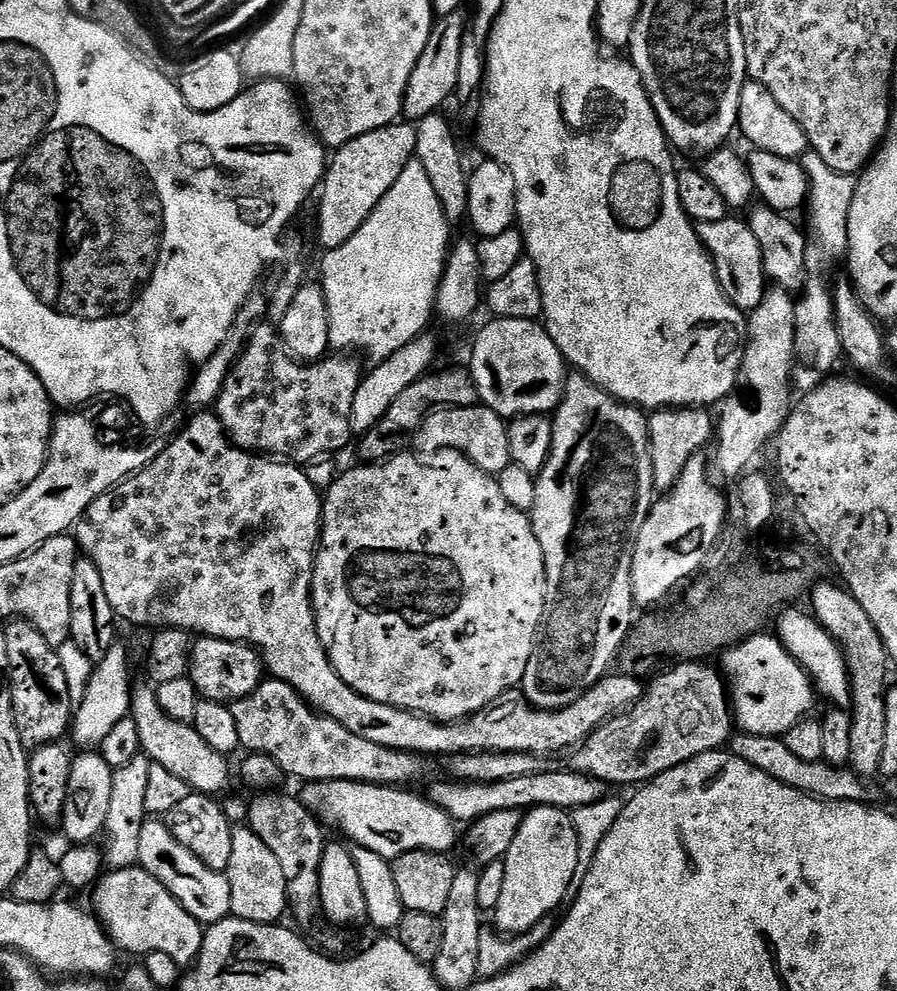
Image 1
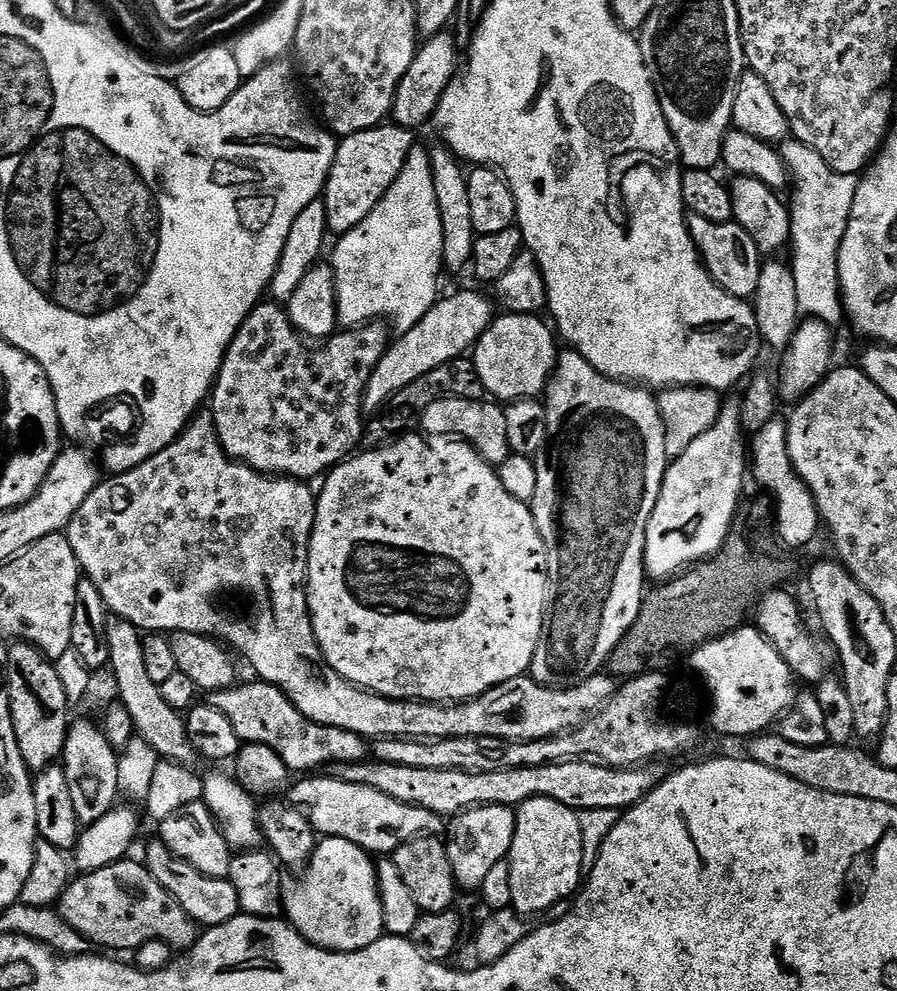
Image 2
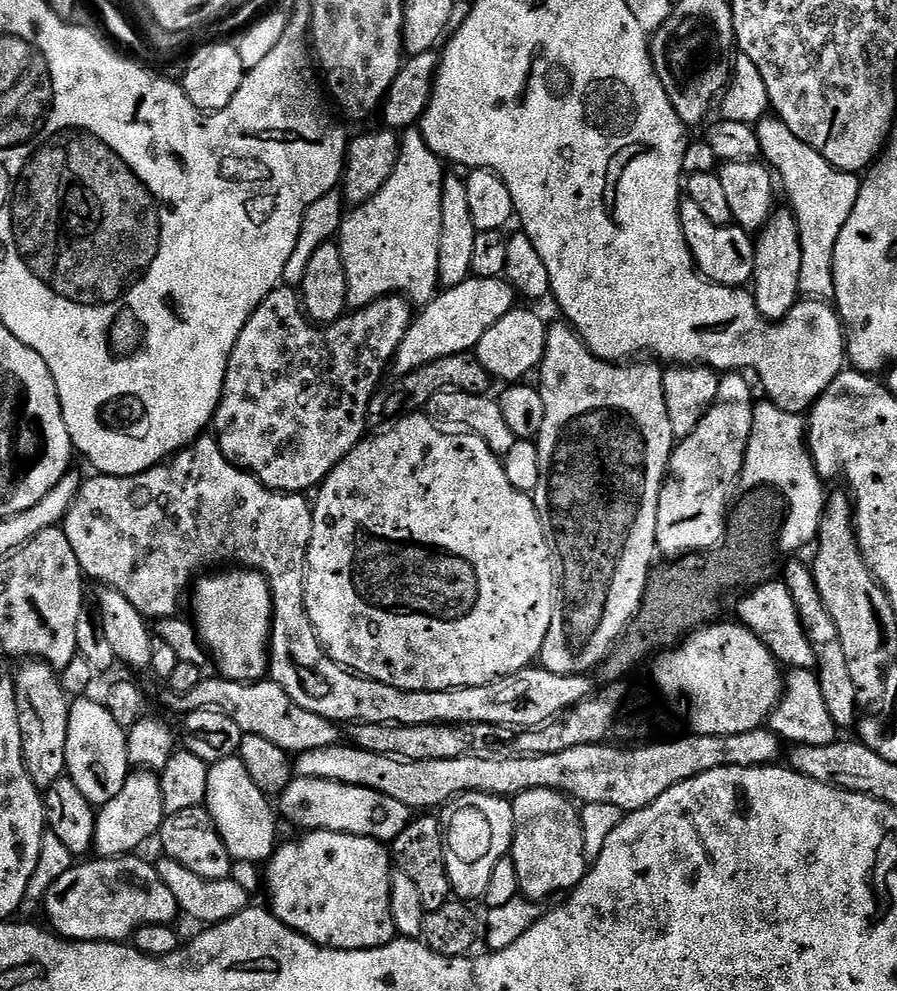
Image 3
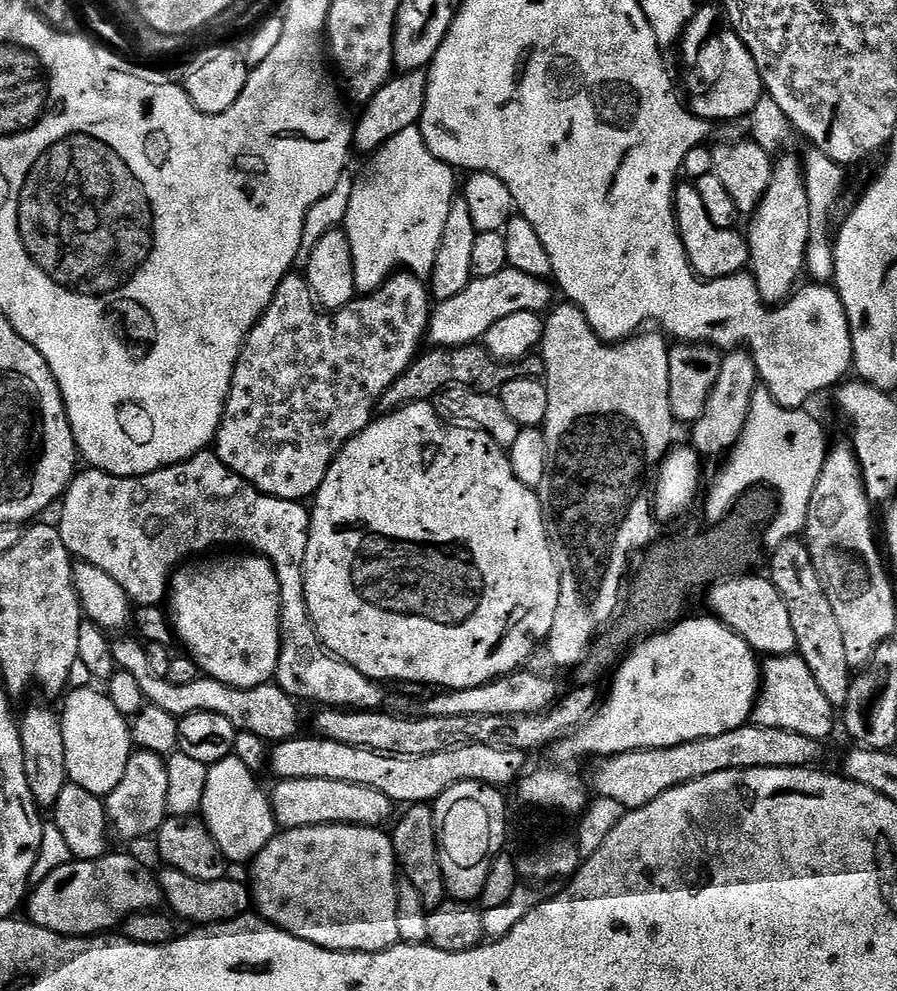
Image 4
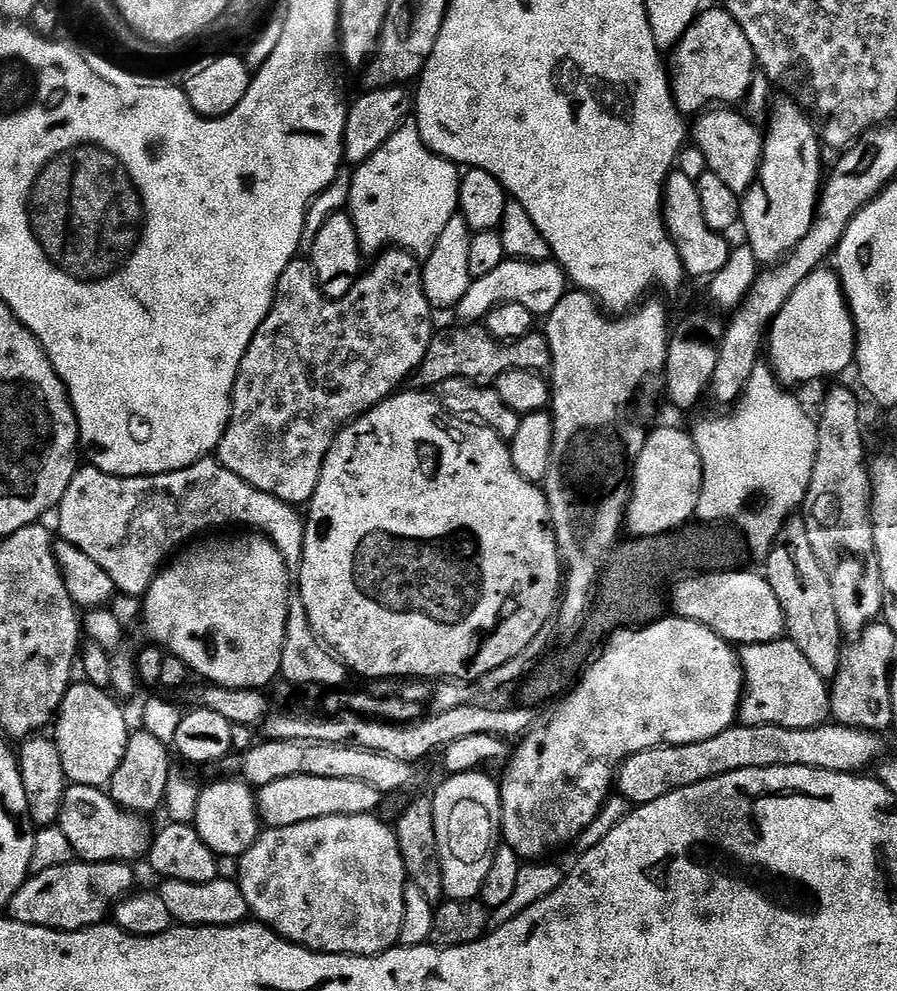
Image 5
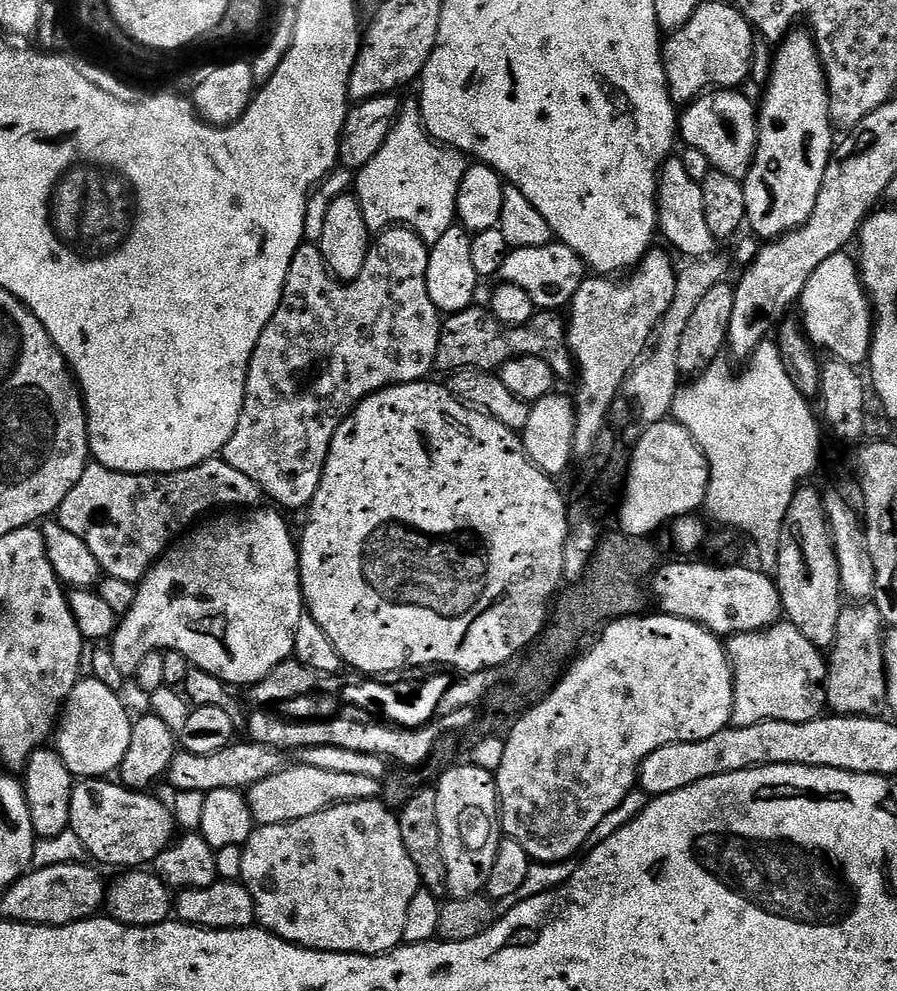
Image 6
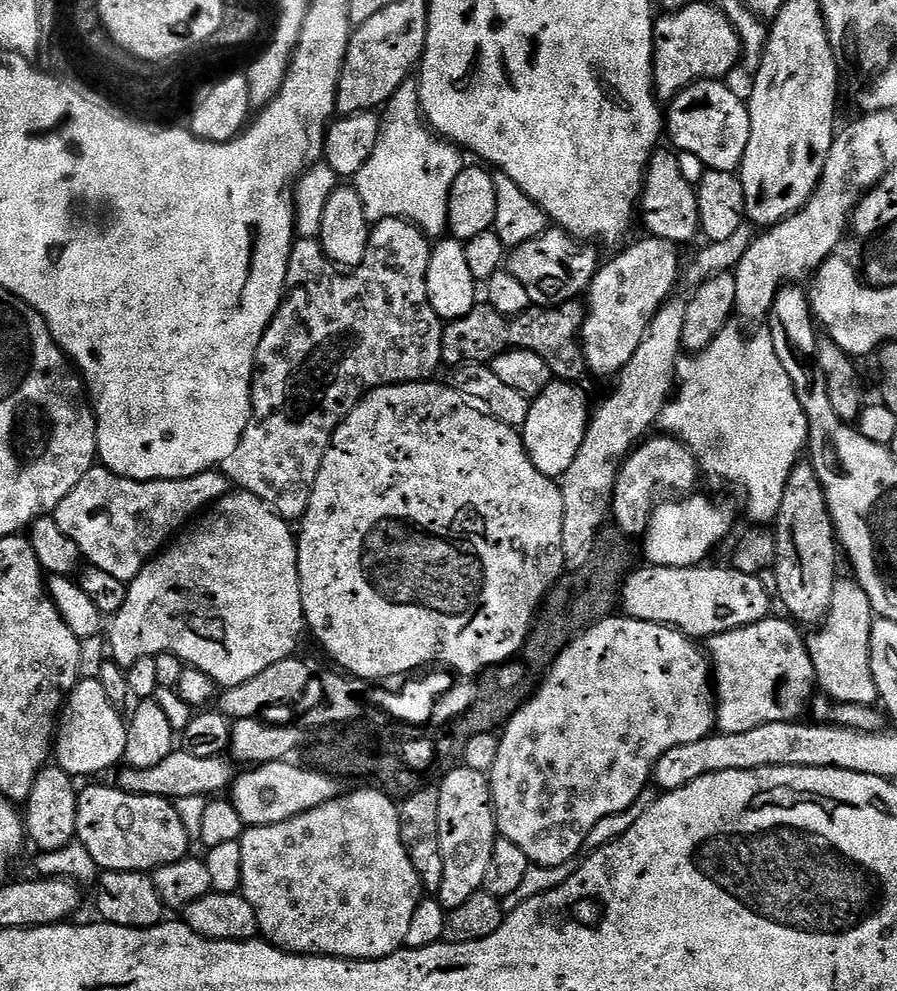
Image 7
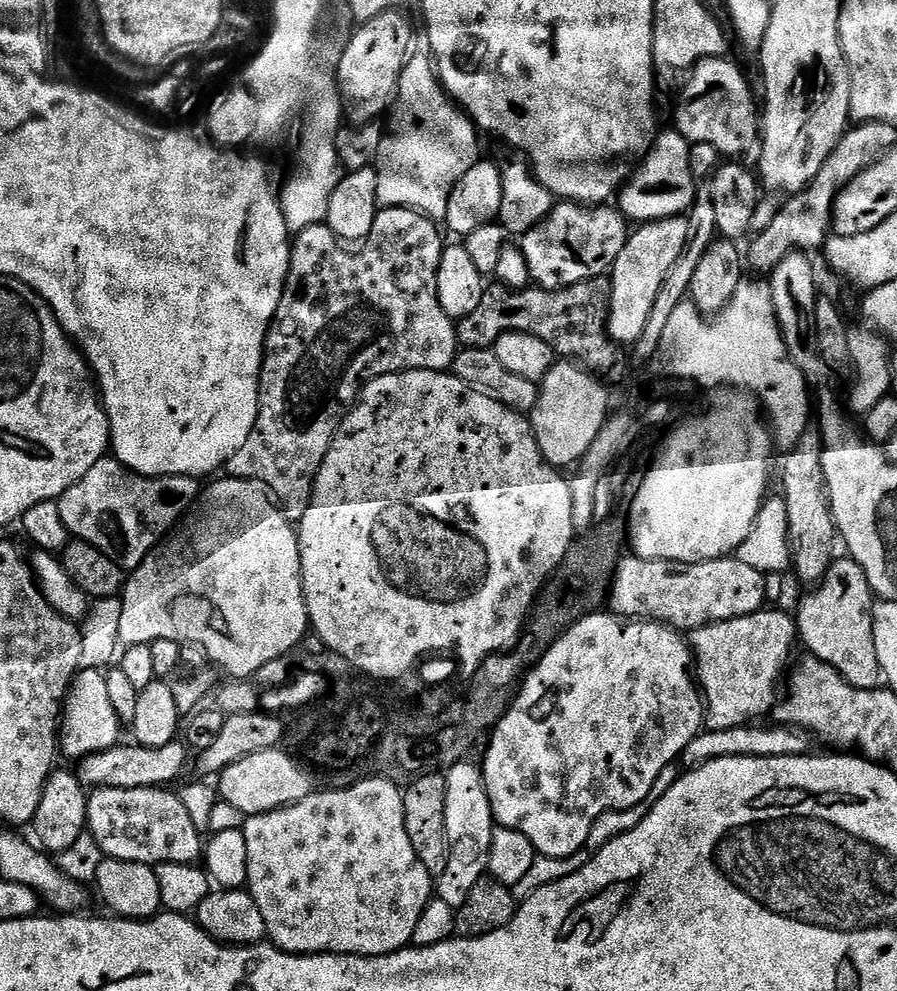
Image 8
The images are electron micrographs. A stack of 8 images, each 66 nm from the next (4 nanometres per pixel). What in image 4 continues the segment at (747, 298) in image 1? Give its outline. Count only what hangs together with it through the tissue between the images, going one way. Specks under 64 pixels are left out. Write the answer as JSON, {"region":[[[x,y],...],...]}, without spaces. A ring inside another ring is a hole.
{"region":[[[680,182],[676,185],[676,225],[682,238],[682,246],[688,255],[688,261],[697,276],[707,282],[710,280],[721,280],[727,276],[733,276],[735,272],[743,272],[748,268],[748,242],[743,235],[739,236],[739,231],[730,228],[716,228],[714,222],[710,222],[710,214],[706,214],[706,205],[698,194],[695,183]]]}

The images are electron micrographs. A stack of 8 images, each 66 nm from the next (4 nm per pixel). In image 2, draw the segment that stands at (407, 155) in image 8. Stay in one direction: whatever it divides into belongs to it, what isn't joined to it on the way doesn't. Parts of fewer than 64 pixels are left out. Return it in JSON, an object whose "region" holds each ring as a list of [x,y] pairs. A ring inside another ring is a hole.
{"region":[[[414,147],[397,180],[373,212],[336,240],[330,263],[336,272],[336,319],[345,329],[385,320],[397,328],[397,333],[409,332],[426,318],[441,295],[442,214],[434,195],[428,154],[427,147]]]}

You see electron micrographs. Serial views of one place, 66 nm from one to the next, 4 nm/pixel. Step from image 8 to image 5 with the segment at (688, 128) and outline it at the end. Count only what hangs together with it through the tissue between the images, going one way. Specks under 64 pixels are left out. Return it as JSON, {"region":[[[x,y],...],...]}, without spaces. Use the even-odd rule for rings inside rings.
{"region":[[[728,106],[713,107],[696,122],[694,144],[705,155],[708,171],[718,174],[718,178],[737,194],[749,192],[760,173],[760,155],[764,149],[761,129],[749,121],[743,111]]]}

